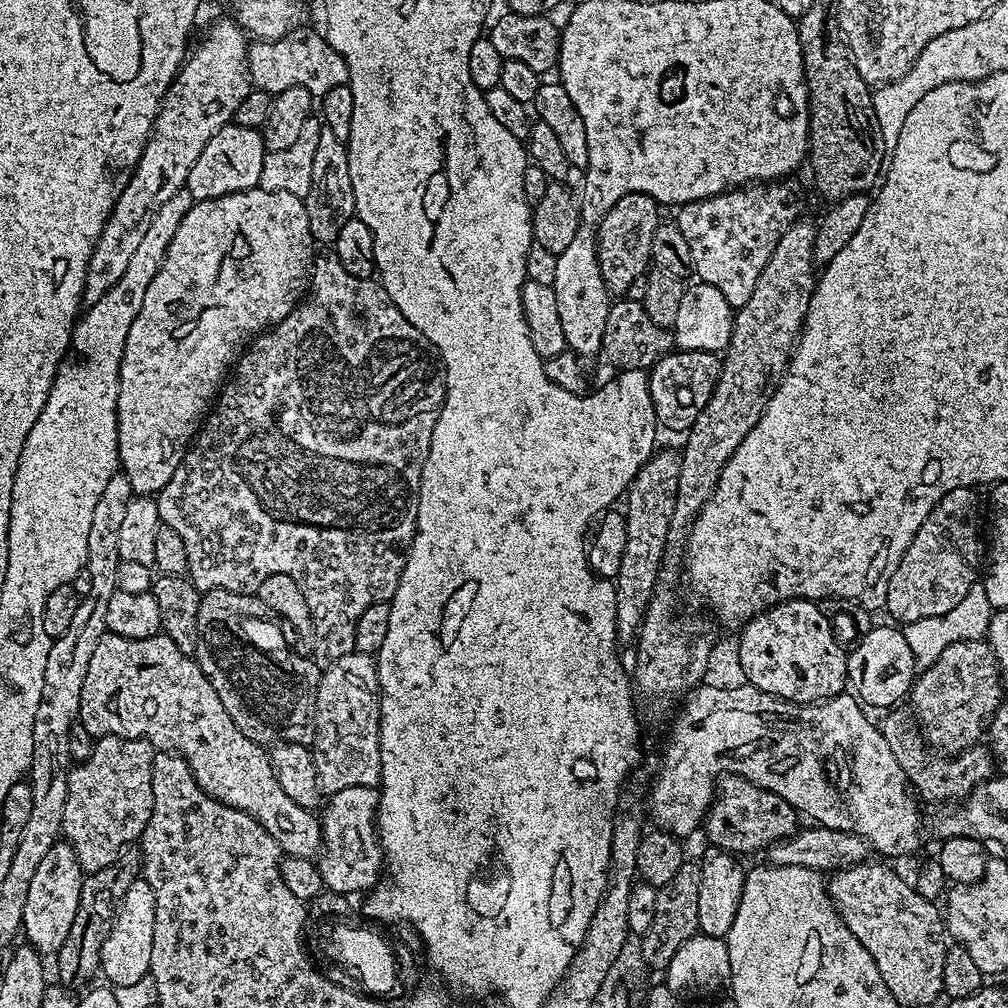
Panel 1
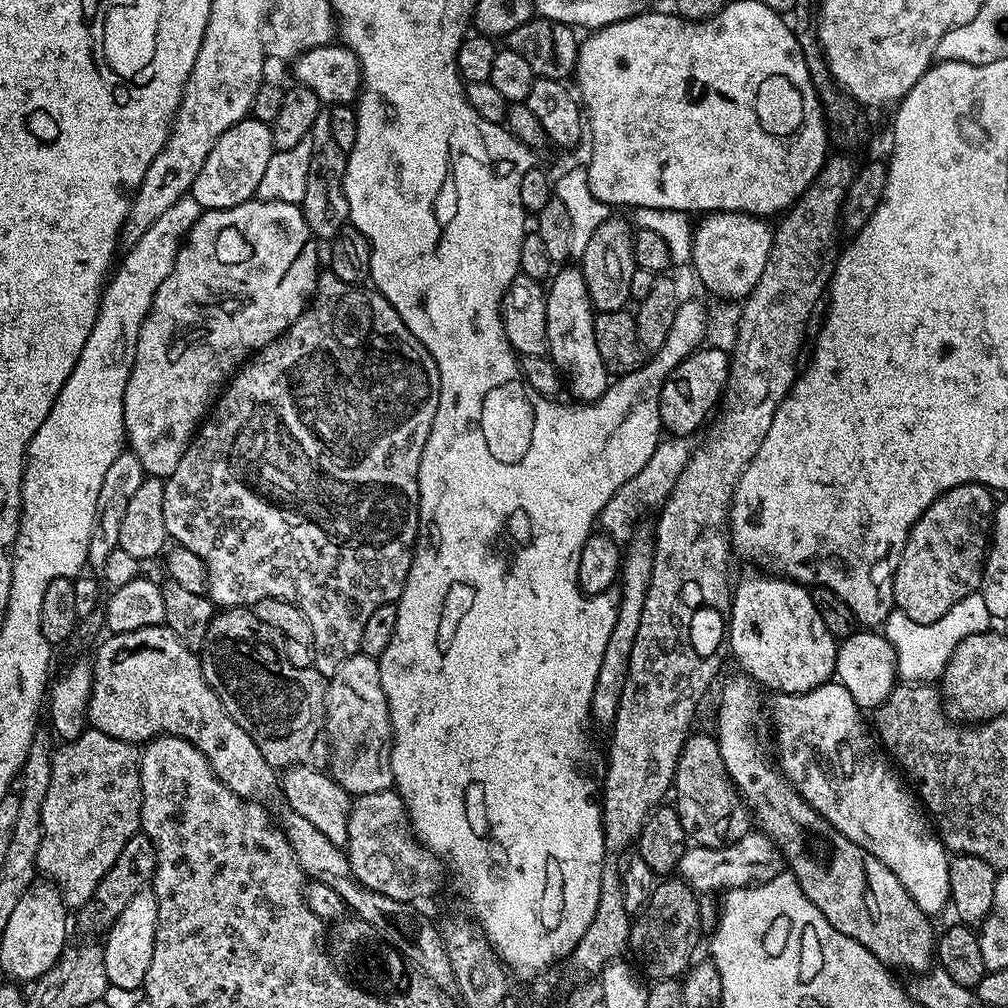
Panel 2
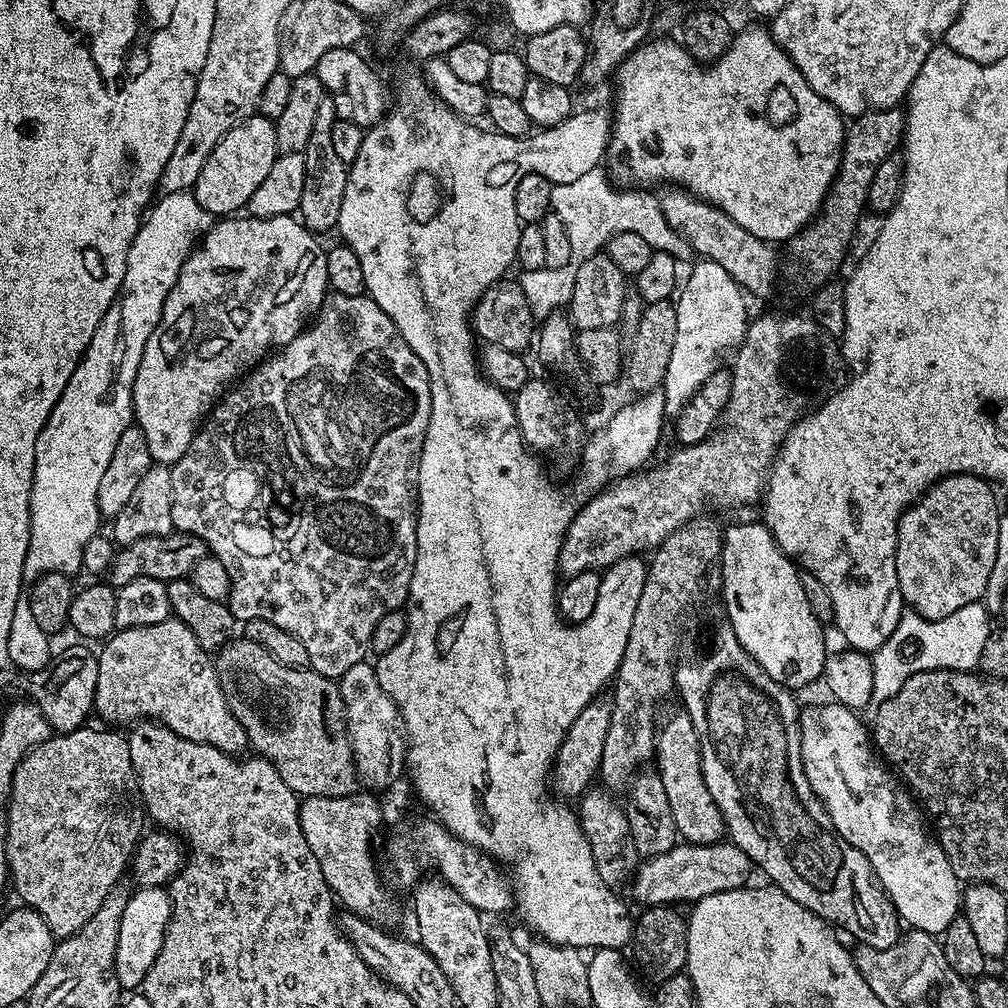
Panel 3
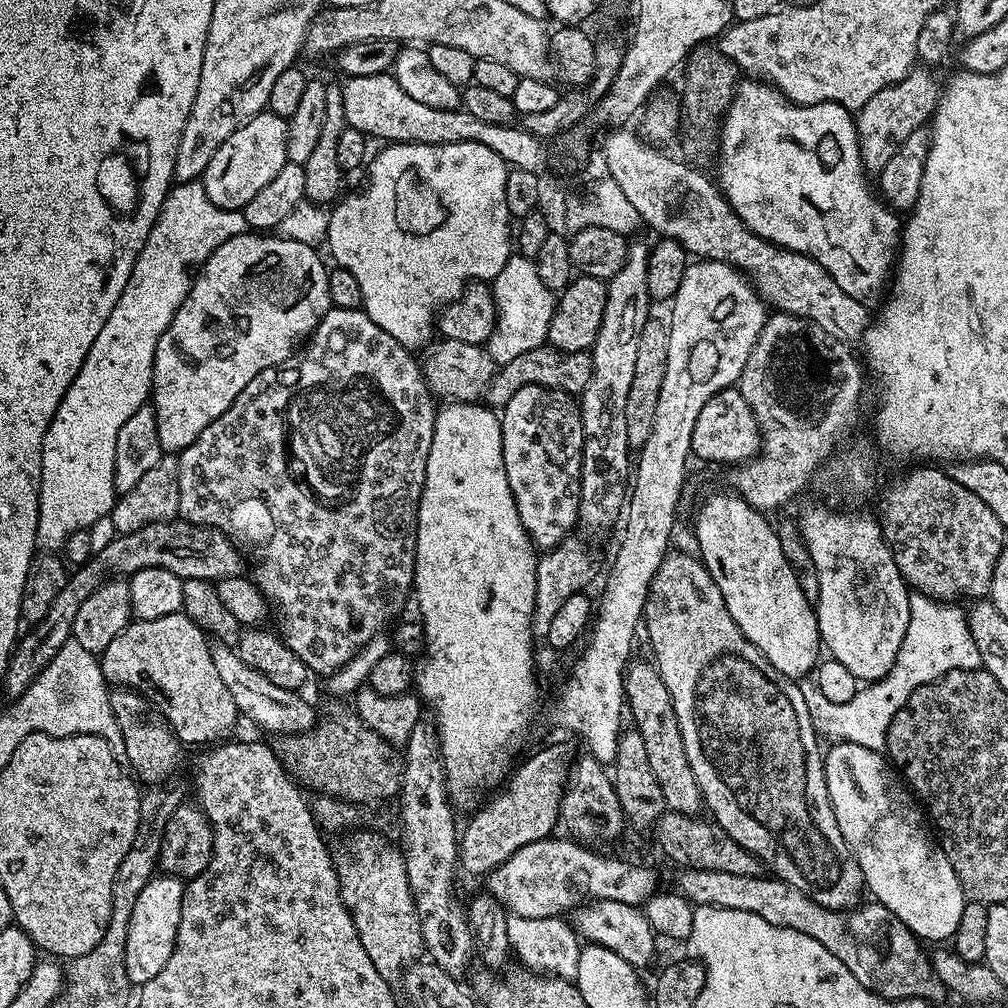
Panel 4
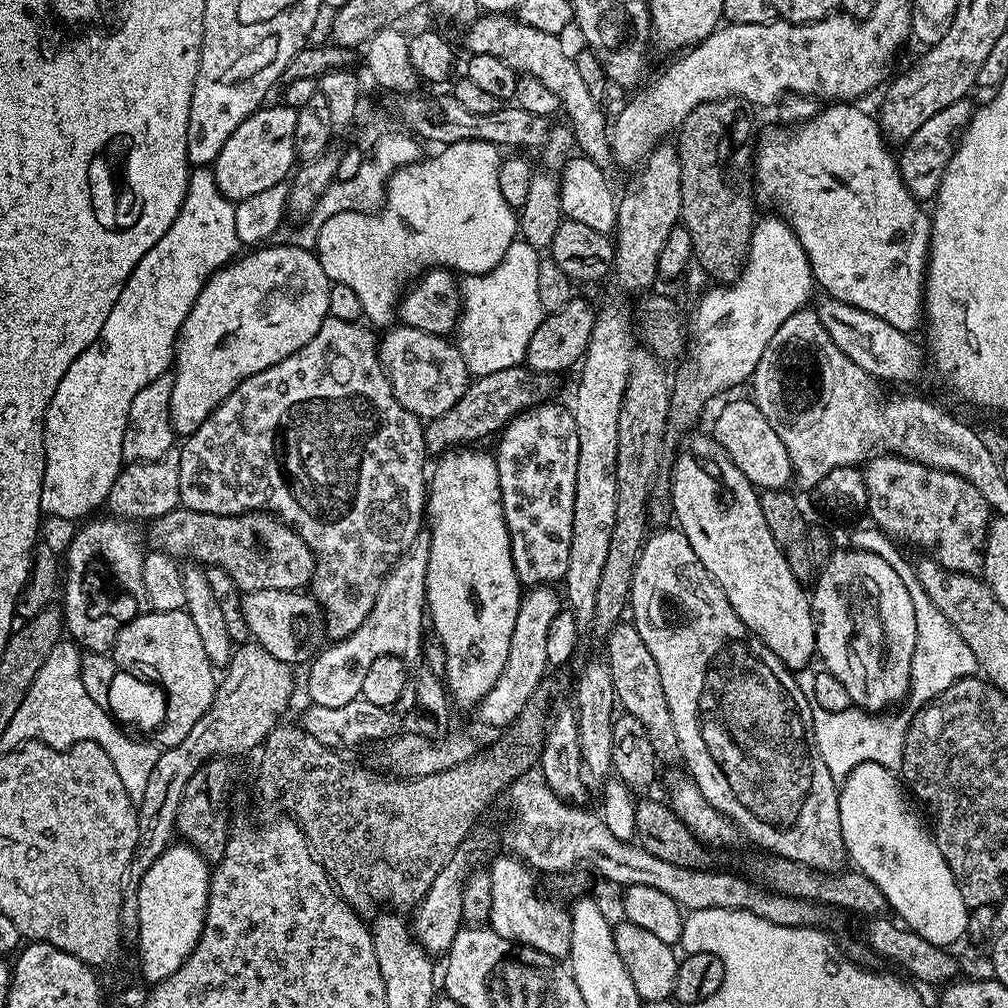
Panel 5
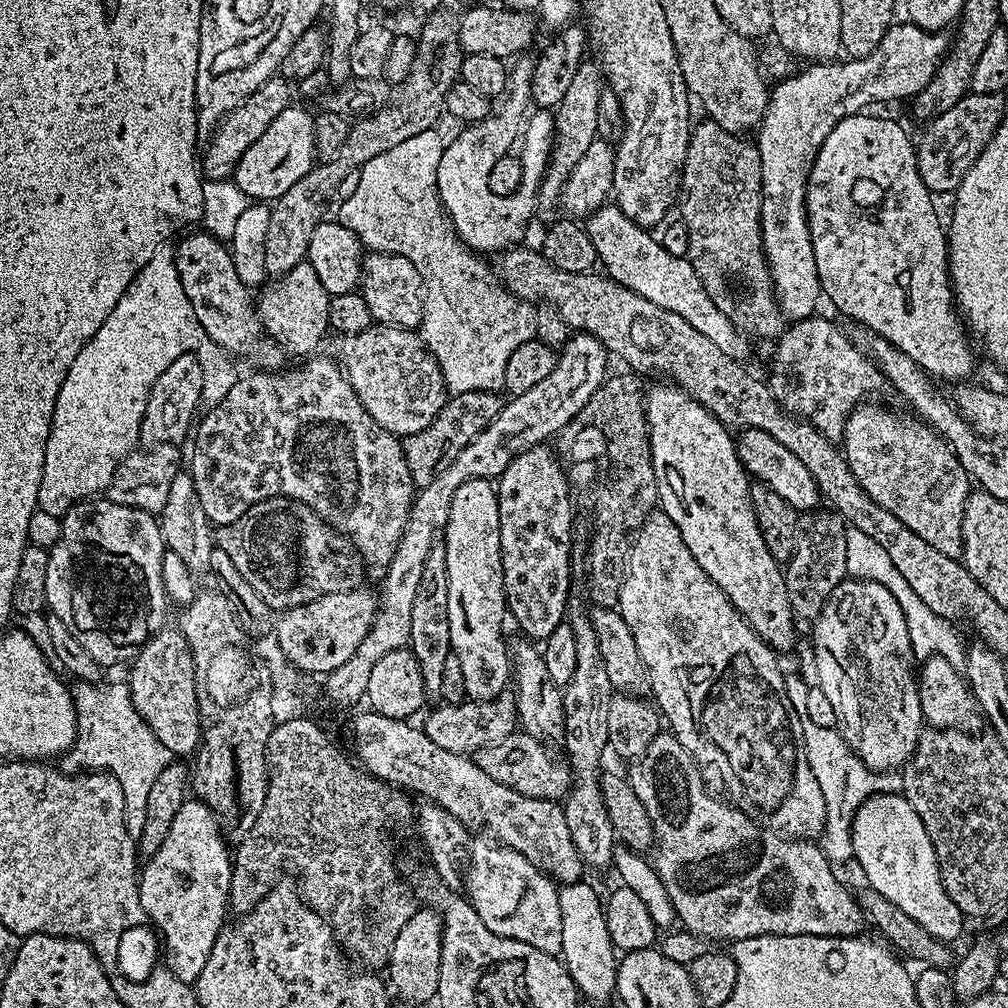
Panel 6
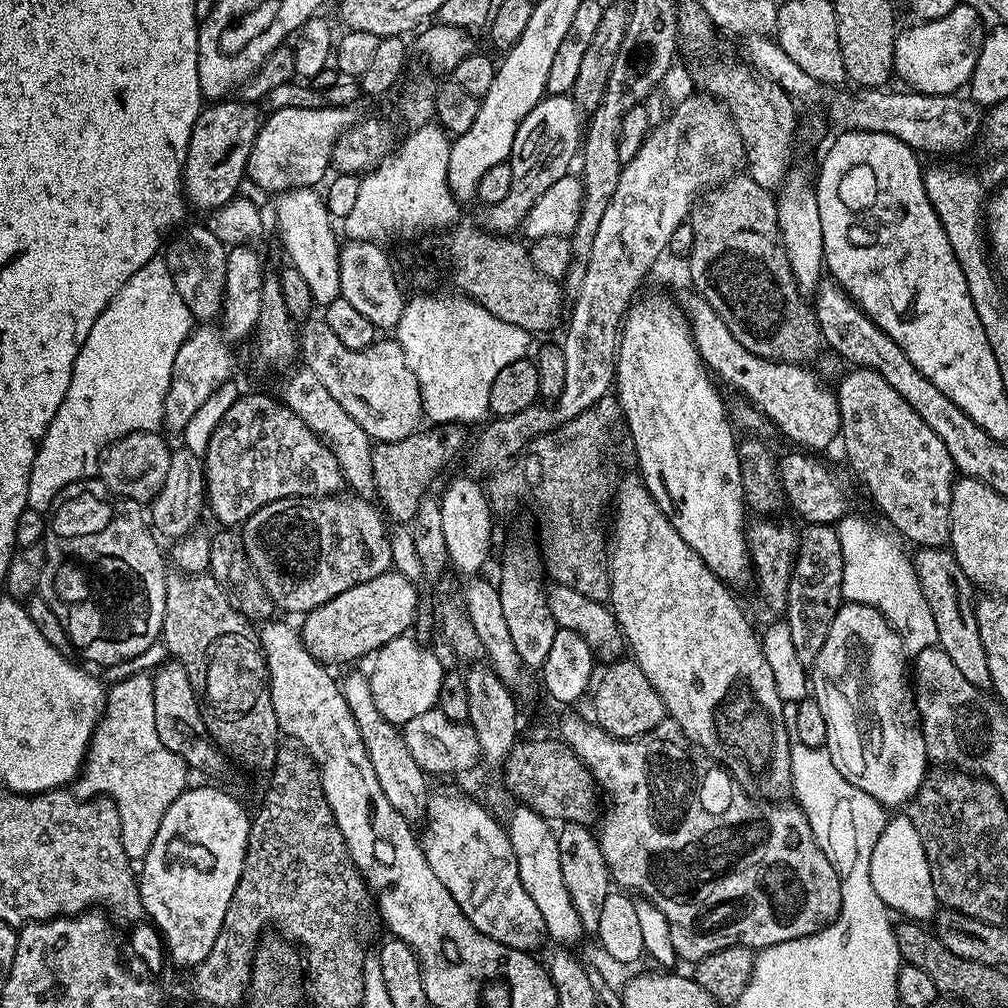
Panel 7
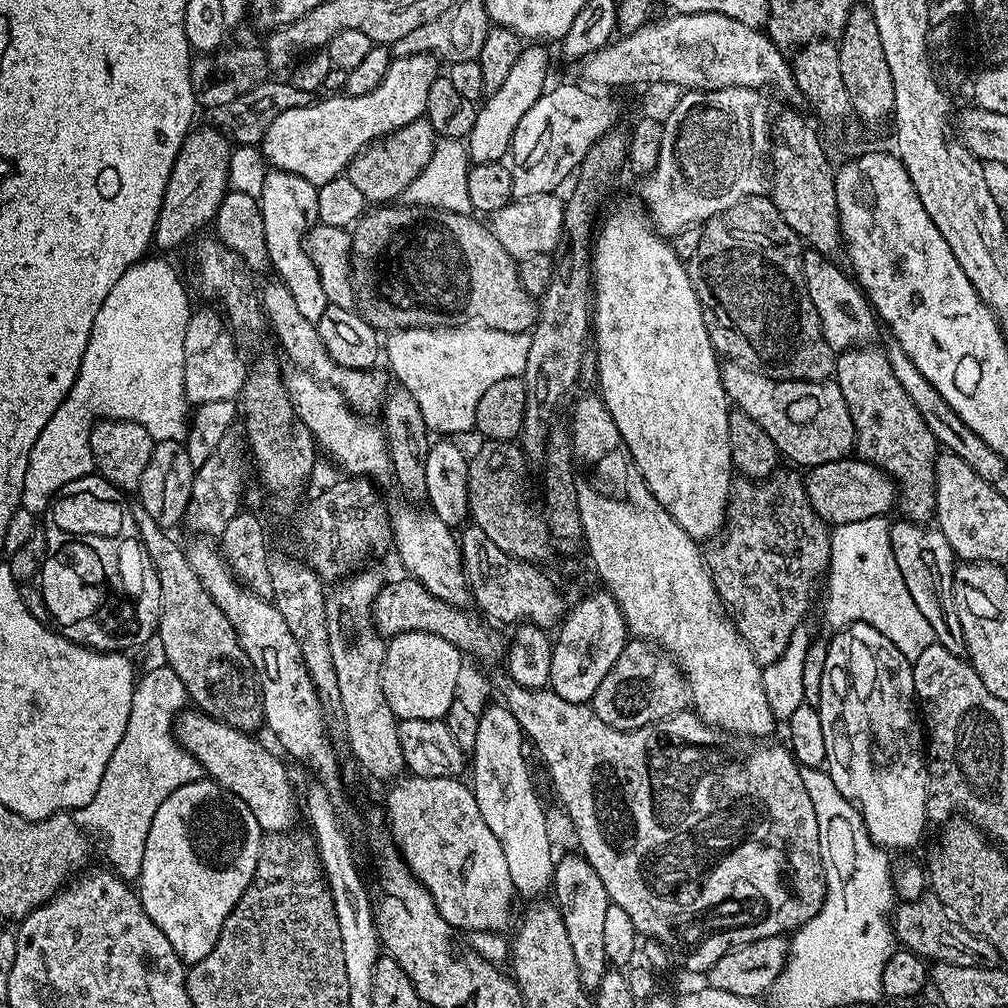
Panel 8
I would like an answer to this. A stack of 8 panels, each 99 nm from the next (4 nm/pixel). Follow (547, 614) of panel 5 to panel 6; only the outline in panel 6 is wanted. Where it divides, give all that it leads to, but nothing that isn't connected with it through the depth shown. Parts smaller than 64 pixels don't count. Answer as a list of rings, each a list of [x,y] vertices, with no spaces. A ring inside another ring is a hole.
[[[501,691],[494,700],[483,702],[463,702],[461,704],[441,703],[422,724],[424,733],[437,748],[472,754],[476,748],[490,747],[491,744],[502,742],[507,735],[517,731],[516,698],[511,691]]]

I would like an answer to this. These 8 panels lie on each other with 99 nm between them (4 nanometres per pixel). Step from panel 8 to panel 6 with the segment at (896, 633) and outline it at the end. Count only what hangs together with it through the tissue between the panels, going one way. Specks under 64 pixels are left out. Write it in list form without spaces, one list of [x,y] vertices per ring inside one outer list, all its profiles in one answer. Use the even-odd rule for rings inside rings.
[[[848,528],[845,536],[847,575],[858,580],[878,582],[882,586],[886,586],[886,590],[890,590],[898,598],[898,604],[902,606],[902,612],[906,614],[910,642],[921,657],[945,656],[956,669],[963,669],[966,644],[960,641],[960,636],[956,633],[957,625],[953,621],[934,614],[934,610],[930,610],[930,606],[926,606],[926,602],[922,602],[922,598],[918,598],[918,594],[914,594],[914,590],[910,590],[906,578],[902,578],[902,574],[898,574],[894,562],[890,562],[890,557],[886,555],[886,550],[882,550],[882,546],[878,546],[878,542],[874,542],[874,538],[870,538],[870,534],[862,534],[862,530]]]

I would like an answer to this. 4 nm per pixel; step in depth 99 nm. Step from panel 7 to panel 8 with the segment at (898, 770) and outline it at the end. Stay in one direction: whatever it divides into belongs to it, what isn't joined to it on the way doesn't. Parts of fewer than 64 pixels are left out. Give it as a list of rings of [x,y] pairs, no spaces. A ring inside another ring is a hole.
[[[853,622],[841,627],[836,637],[827,641],[828,653],[826,654],[825,669],[822,670],[820,721],[822,722],[822,738],[826,742],[826,771],[828,777],[838,786],[838,790],[848,801],[856,805],[860,810],[860,817],[864,819],[866,830],[870,838],[881,850],[888,848],[912,848],[920,840],[924,832],[924,824],[928,820],[928,766],[926,763],[926,740],[922,735],[922,724],[918,719],[918,705],[916,703],[916,691],[914,690],[914,674],[912,673],[912,661],[908,660],[874,626]]]

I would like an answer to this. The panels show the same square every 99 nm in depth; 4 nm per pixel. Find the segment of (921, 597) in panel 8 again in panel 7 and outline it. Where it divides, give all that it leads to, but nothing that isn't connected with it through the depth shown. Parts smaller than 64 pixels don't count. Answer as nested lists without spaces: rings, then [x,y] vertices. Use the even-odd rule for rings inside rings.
[[[921,547],[914,556],[916,577],[922,586],[922,594],[930,606],[930,614],[934,614],[934,626],[938,626],[938,646],[954,661],[959,672],[966,677],[966,682],[974,682],[974,686],[987,689],[992,683],[988,673],[988,656],[978,634],[976,621],[976,605],[974,603],[973,585],[966,574],[958,566],[951,551],[944,548]]]

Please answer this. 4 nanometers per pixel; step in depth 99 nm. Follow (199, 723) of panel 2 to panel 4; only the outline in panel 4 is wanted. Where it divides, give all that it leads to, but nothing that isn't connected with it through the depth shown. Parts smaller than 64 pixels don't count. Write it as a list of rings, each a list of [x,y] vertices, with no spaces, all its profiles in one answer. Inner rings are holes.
[[[183,611],[166,614],[166,618],[153,620],[136,620],[122,629],[118,638],[106,646],[99,657],[100,669],[109,685],[121,684],[124,688],[133,688],[144,696],[149,696],[164,711],[163,719],[176,734],[181,745],[208,744],[220,742],[238,721],[238,713],[234,698],[230,698],[230,690],[222,682],[218,669],[214,667],[214,658],[209,637],[203,628],[199,628]]]

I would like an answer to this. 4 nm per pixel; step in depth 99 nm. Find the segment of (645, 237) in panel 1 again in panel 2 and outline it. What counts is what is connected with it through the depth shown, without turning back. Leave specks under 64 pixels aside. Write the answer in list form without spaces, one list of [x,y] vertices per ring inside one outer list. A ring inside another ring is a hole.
[[[609,218],[591,235],[583,256],[579,257],[578,267],[586,278],[592,295],[592,306],[597,313],[618,312],[629,307],[632,300],[630,278],[634,278],[634,270],[637,268],[632,245],[633,235],[631,223],[628,225],[624,220]]]

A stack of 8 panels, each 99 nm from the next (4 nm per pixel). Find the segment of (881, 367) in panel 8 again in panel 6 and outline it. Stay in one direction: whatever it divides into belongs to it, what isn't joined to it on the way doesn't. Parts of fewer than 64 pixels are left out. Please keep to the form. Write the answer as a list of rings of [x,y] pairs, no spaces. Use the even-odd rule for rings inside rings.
[[[876,402],[861,403],[850,414],[848,425],[842,437],[842,451],[848,458],[848,465],[858,478],[858,486],[878,502],[886,506],[898,522],[906,522],[918,538],[930,542],[934,550],[942,550],[950,558],[960,560],[964,555],[964,515],[969,496],[974,491],[973,481],[966,474],[962,462],[927,424],[912,420],[892,420],[892,412]]]

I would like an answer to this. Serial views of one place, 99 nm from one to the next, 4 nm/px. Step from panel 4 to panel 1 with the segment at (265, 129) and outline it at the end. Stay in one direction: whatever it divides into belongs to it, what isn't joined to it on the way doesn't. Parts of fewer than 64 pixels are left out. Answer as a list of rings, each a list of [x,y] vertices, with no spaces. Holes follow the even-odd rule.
[[[234,122],[222,126],[222,130],[218,130],[218,134],[210,138],[210,142],[206,142],[202,154],[198,154],[198,162],[190,166],[186,187],[190,190],[193,201],[213,200],[226,194],[244,192],[248,188],[257,187],[262,174],[264,154],[261,129],[238,126]]]

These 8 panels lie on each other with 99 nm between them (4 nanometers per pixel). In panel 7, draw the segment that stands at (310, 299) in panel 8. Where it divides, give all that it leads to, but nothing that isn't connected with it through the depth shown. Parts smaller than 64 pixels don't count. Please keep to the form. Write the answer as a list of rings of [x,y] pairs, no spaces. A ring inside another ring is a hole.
[[[301,188],[298,196],[304,200],[277,199],[280,201],[276,204],[276,228],[292,259],[289,260],[291,267],[296,268],[300,275],[299,281],[306,284],[317,305],[327,306],[340,296],[339,256],[342,244],[340,240],[336,241],[336,236],[332,233],[332,220],[328,217],[329,209],[325,201],[308,200],[312,194],[312,188]]]

